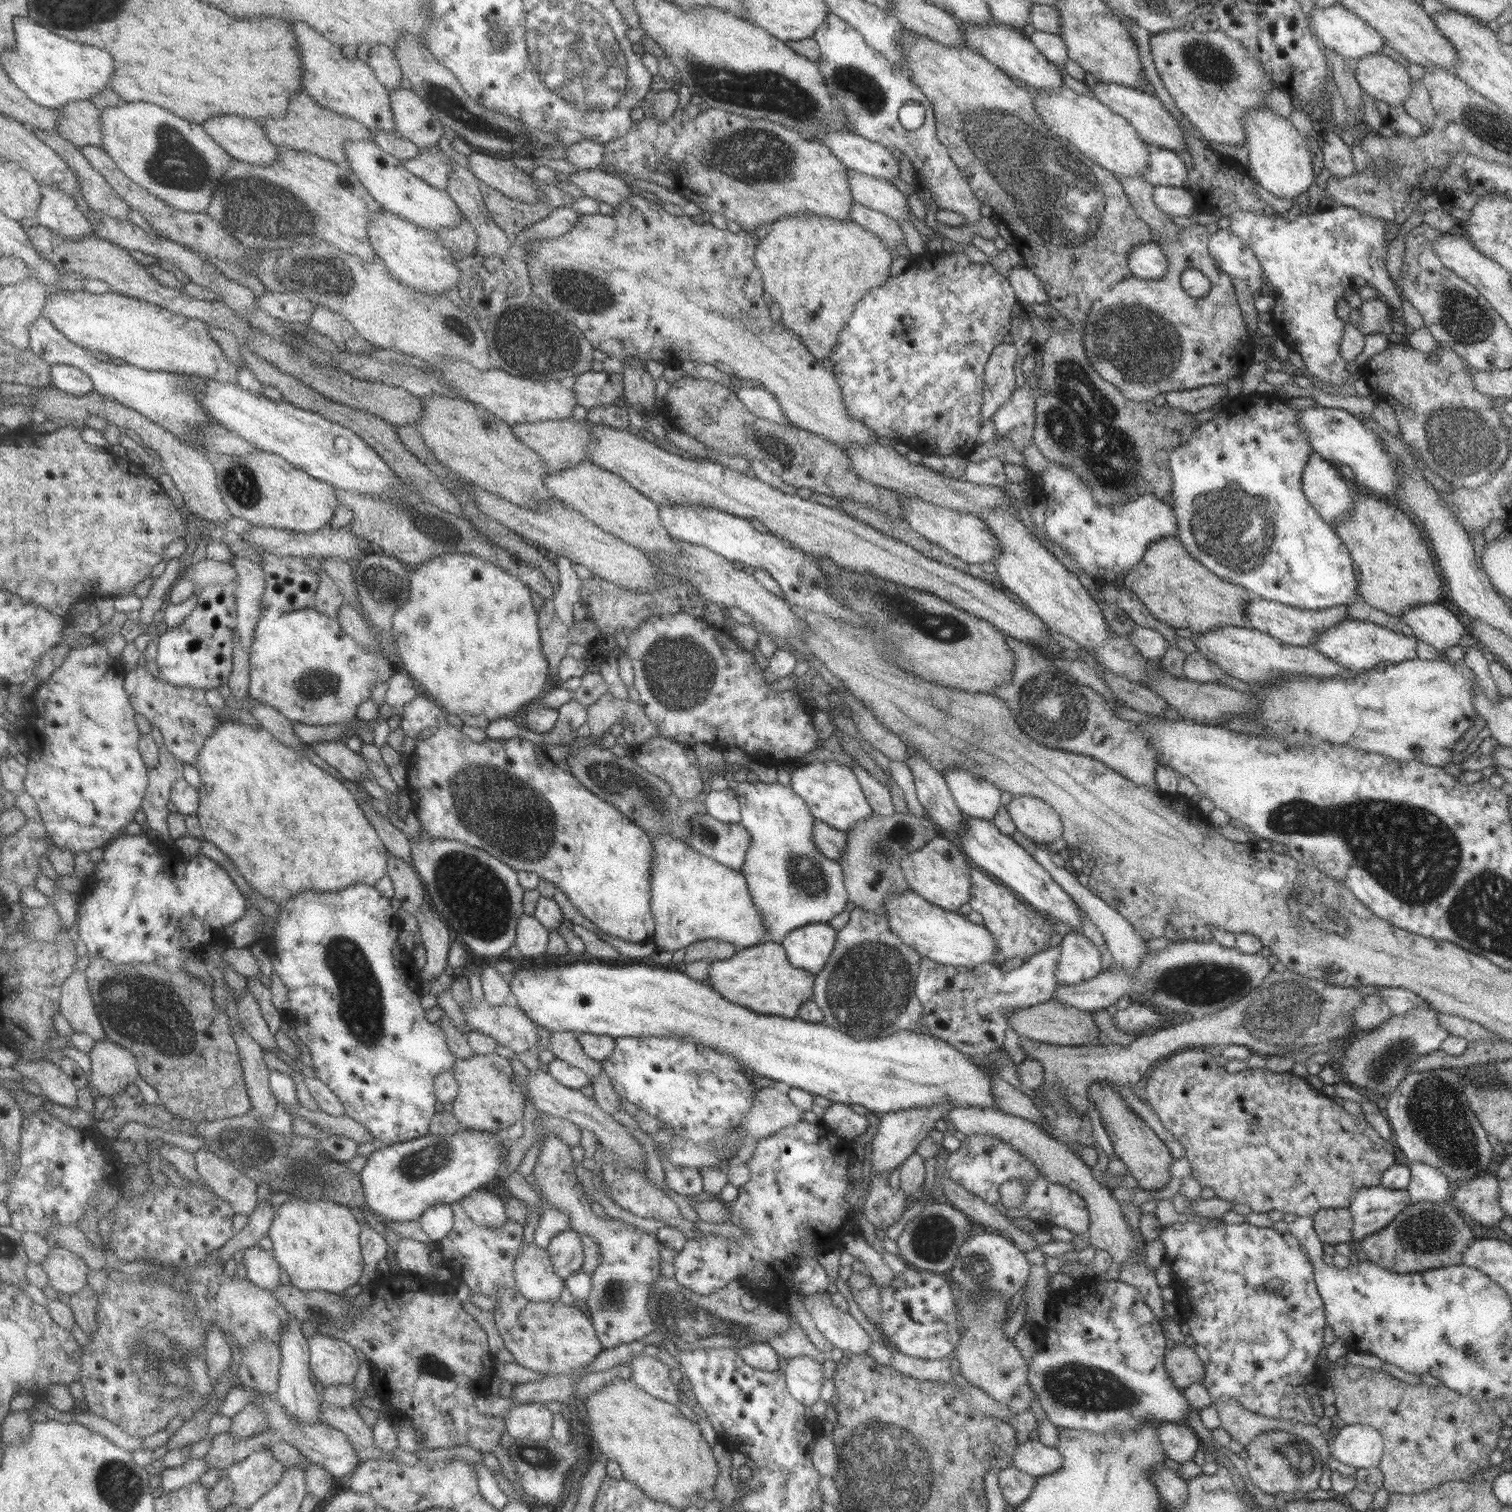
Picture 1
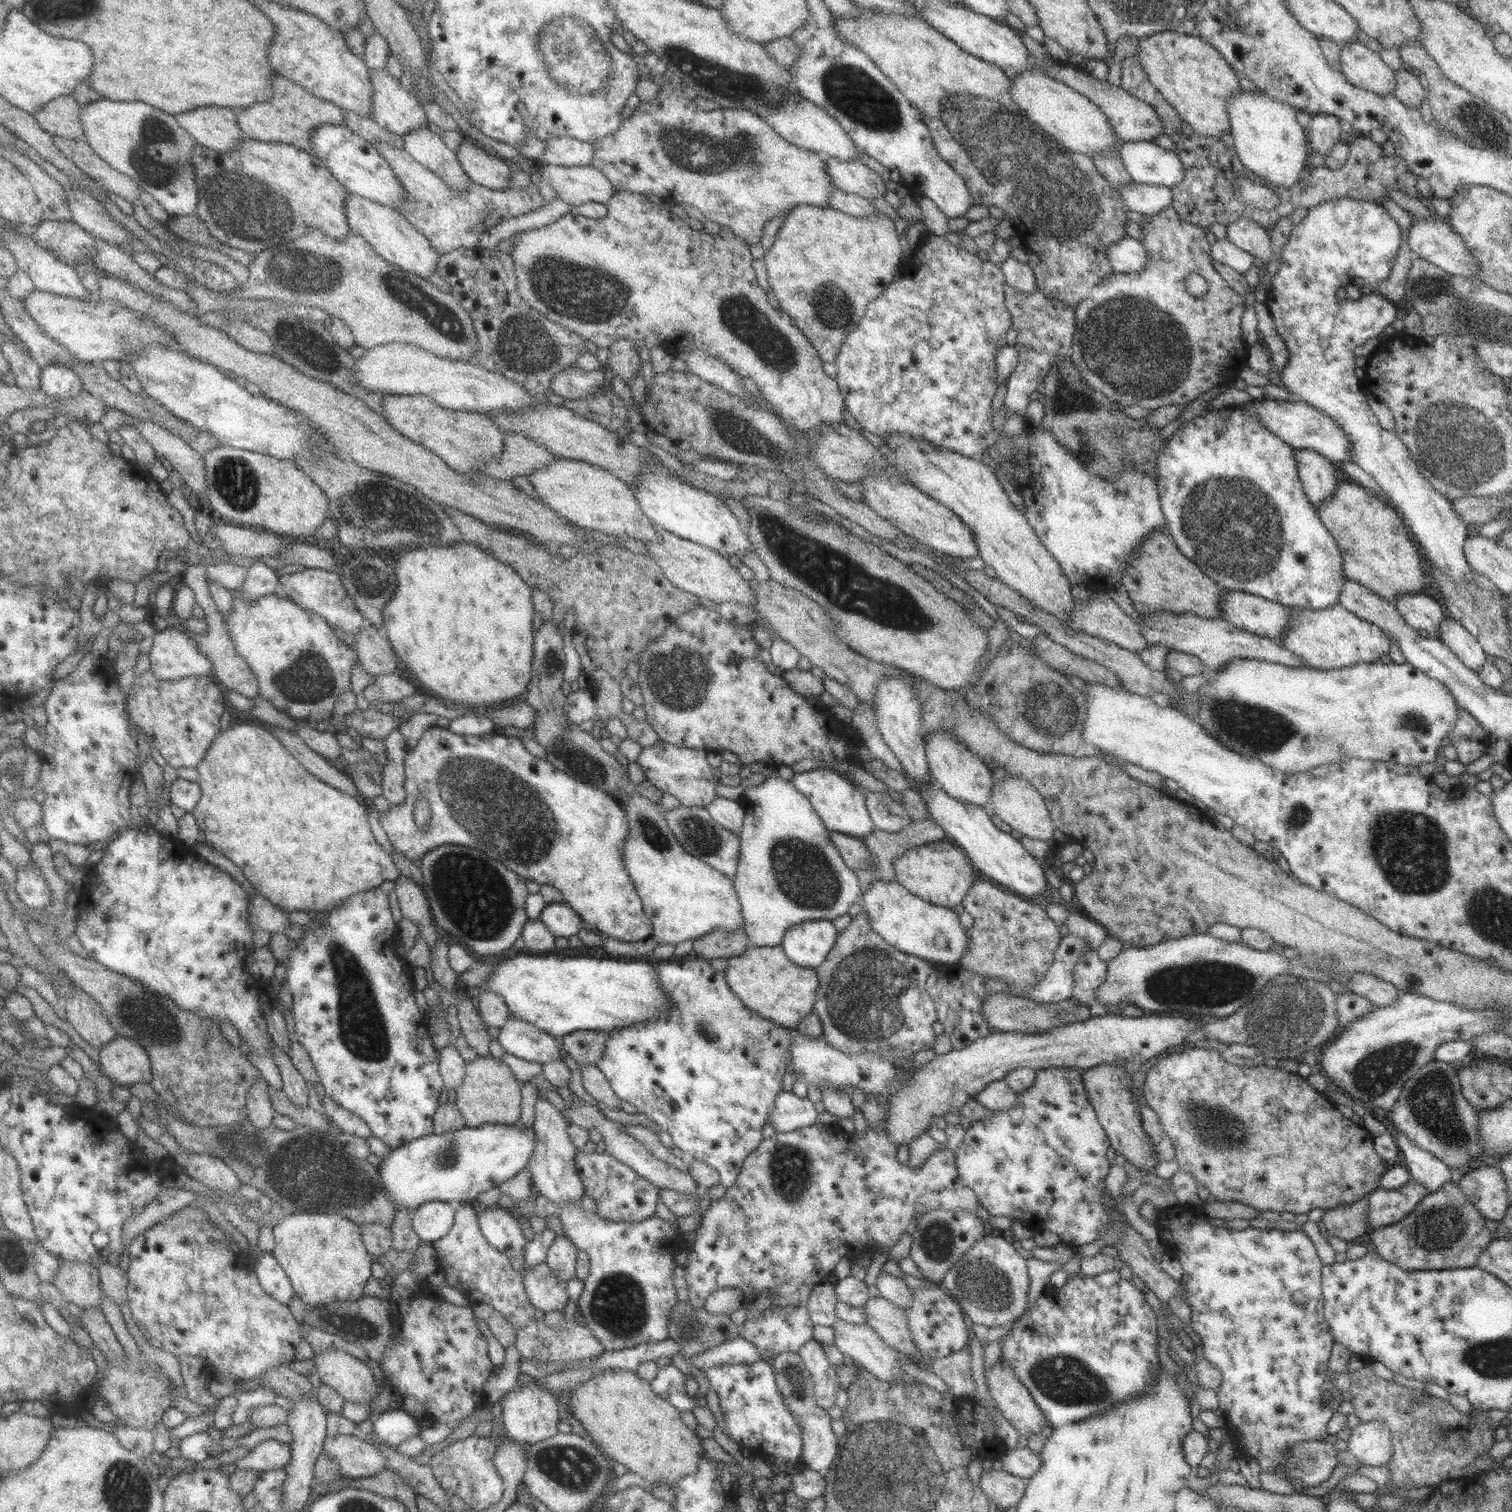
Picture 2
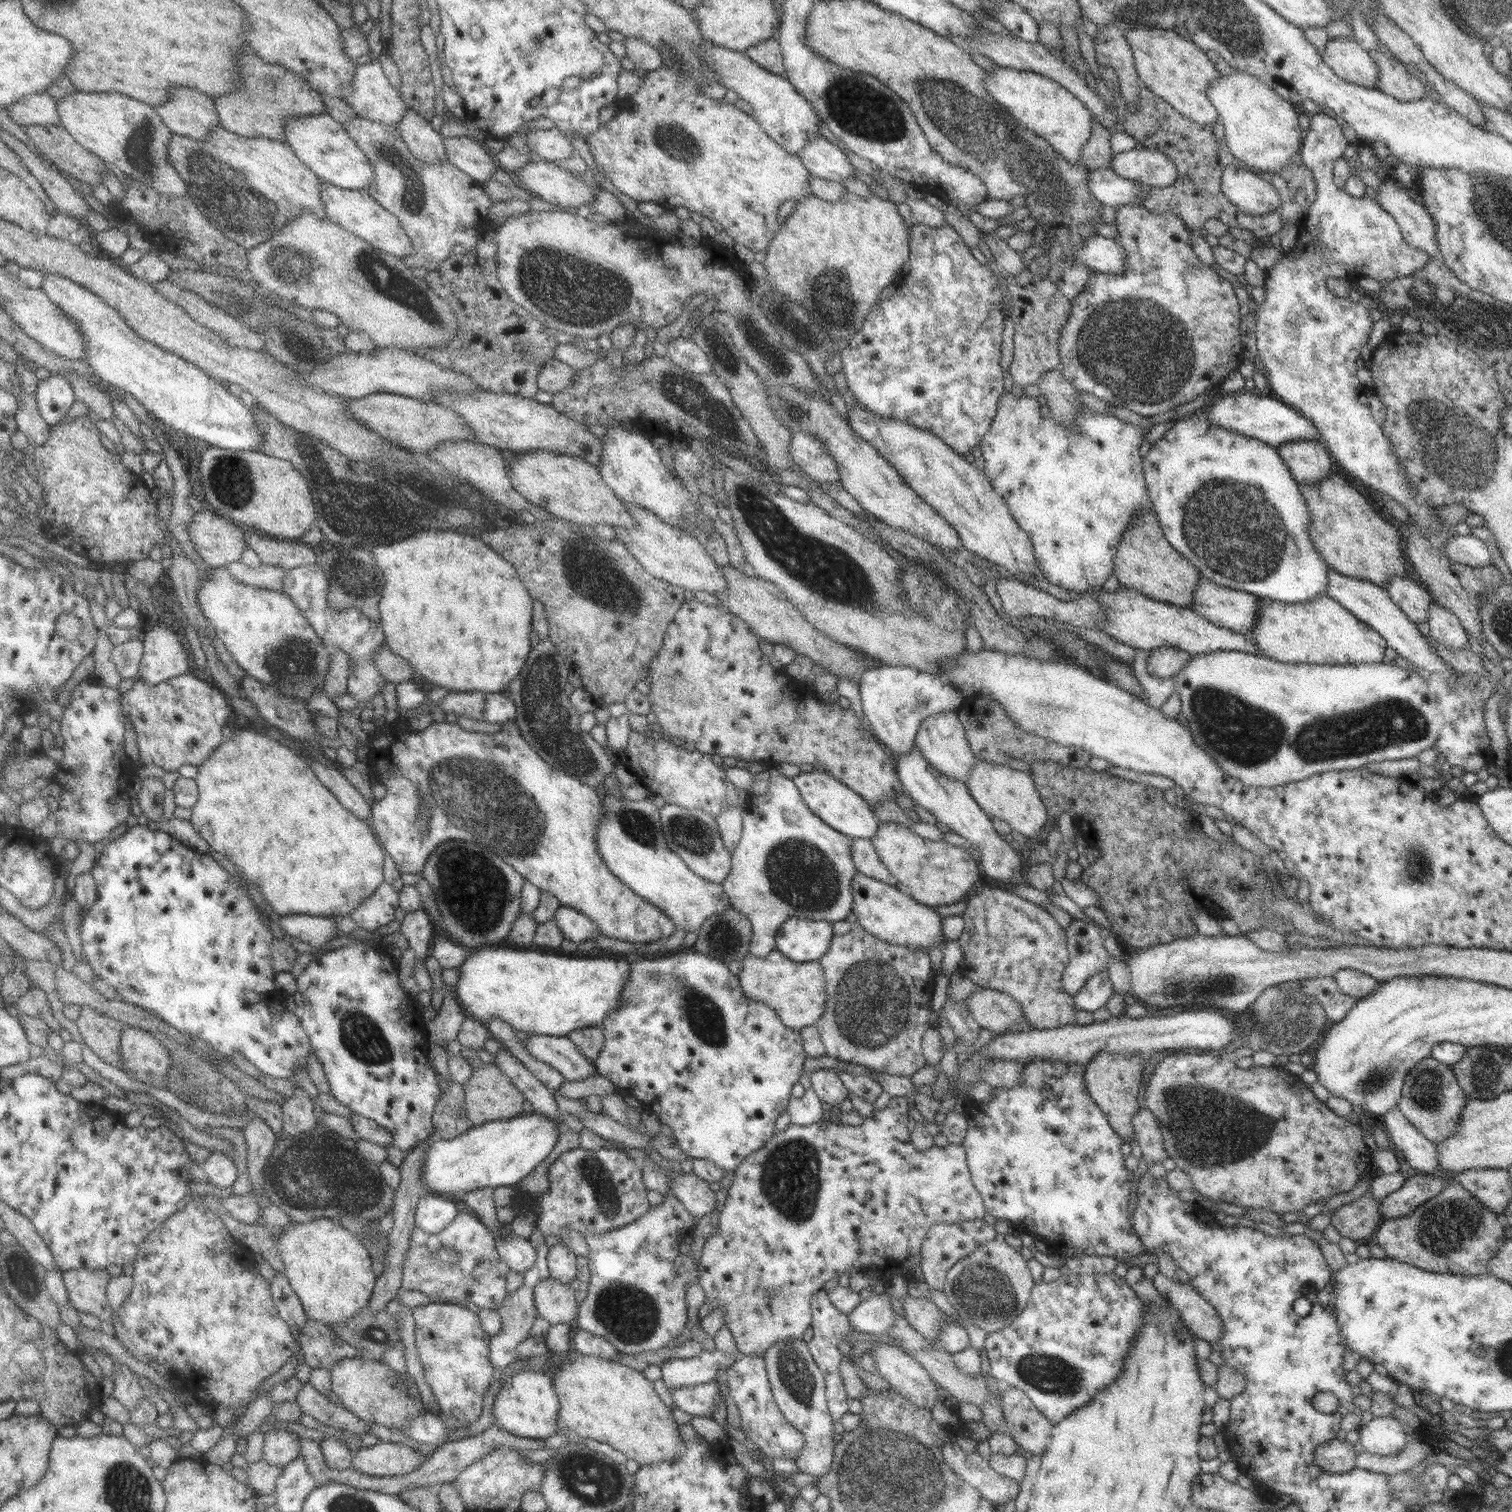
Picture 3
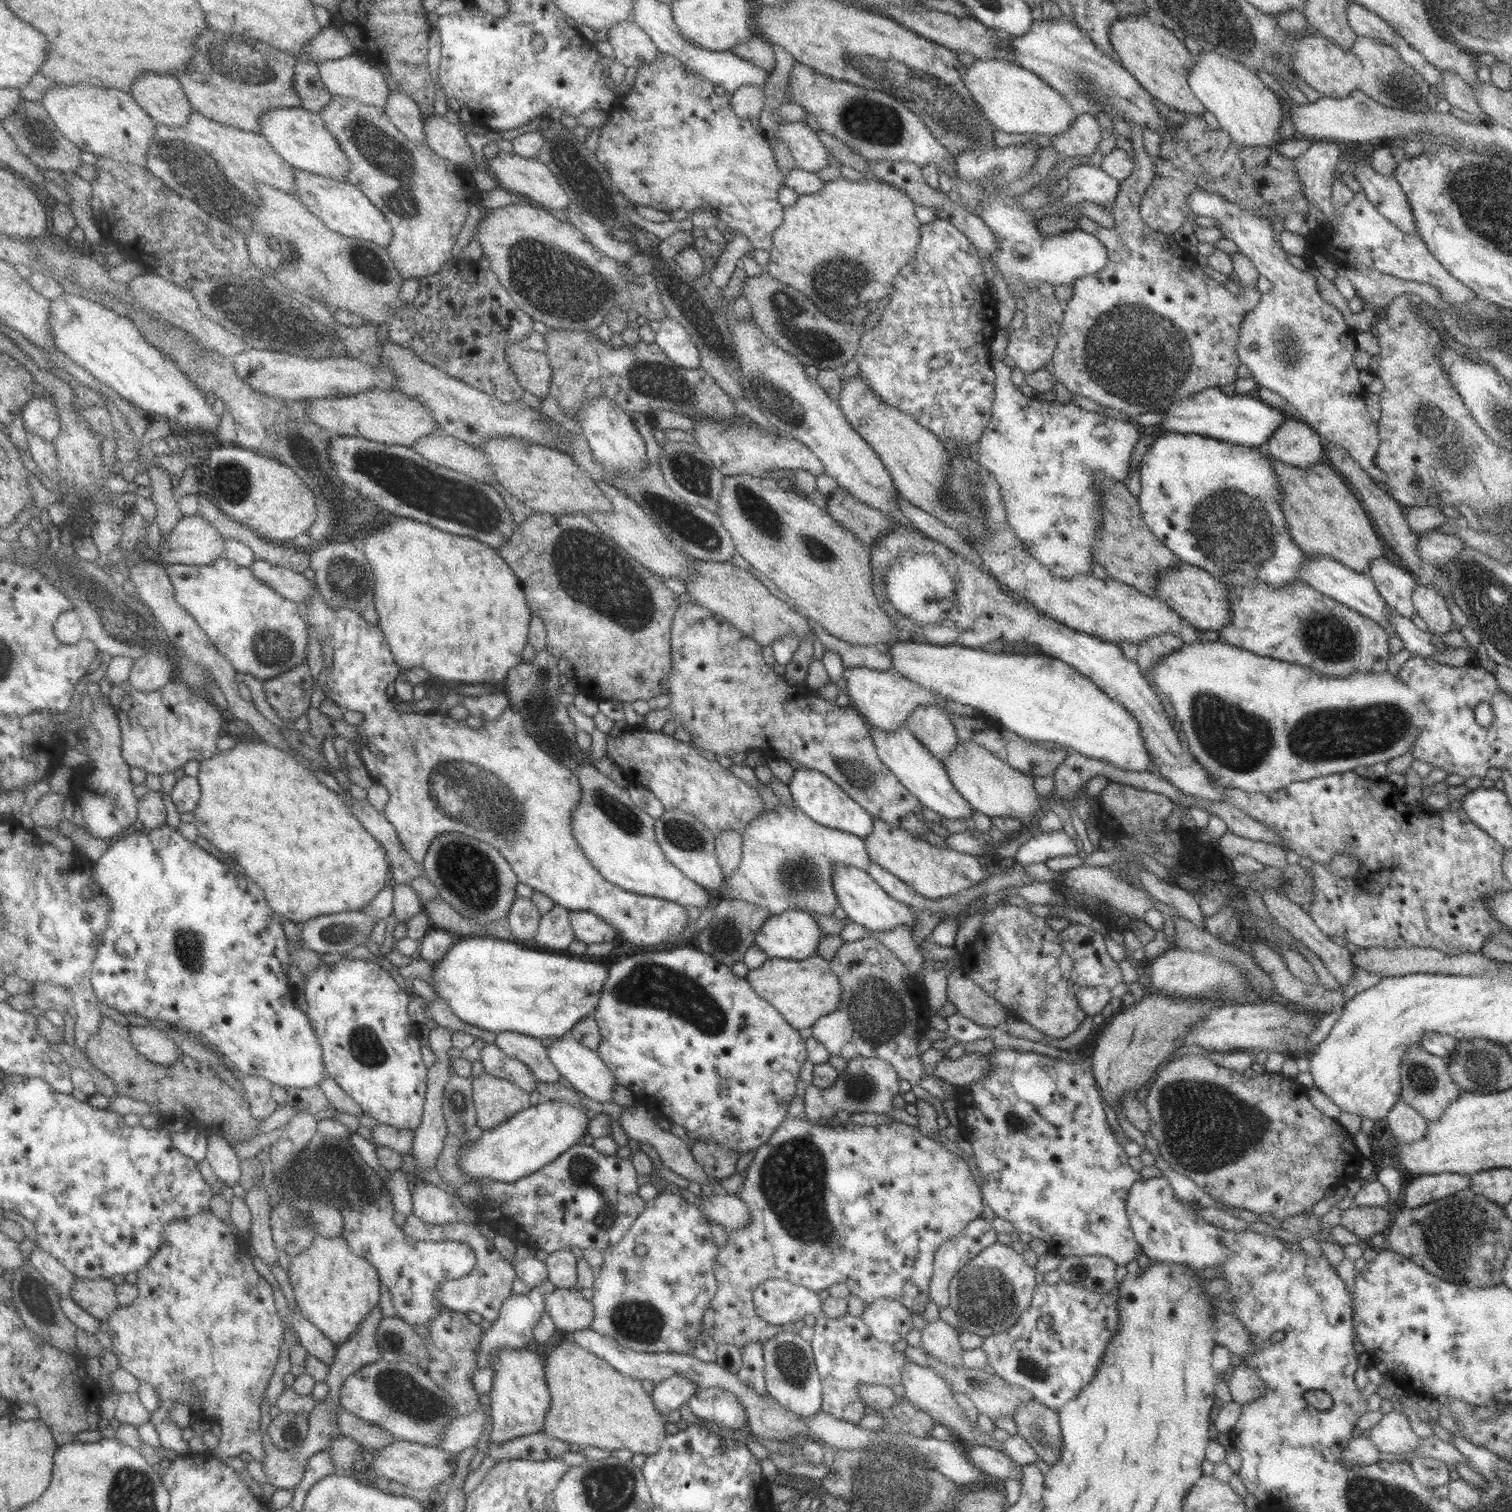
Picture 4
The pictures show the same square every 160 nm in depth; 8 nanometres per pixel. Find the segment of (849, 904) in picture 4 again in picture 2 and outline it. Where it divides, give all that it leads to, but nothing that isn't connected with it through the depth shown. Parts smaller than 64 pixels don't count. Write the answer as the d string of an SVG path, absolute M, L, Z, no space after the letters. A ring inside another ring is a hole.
M896 880L870 883L869 889L861 893L859 902L872 928L888 944L902 952L944 965L958 963L965 953L969 938L967 938L967 929L960 924L956 911L950 907L938 906L922 900ZM936 938L946 940L944 948L936 944L934 941Z

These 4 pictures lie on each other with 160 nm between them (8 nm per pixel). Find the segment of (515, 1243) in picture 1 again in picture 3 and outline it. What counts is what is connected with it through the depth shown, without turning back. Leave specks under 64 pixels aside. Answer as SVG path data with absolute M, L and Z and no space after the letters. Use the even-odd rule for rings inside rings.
M460 1214L455 1222L452 1222L446 1230L438 1234L432 1234L422 1230L419 1226L412 1236L412 1248L410 1250L408 1261L405 1267L405 1279L403 1286L409 1290L419 1290L426 1294L432 1302L450 1303L456 1302L459 1305L474 1302L481 1309L500 1310L505 1300L510 1296L508 1290L508 1274L510 1274L511 1266L501 1256L501 1252L497 1246L497 1235L492 1231L476 1214ZM438 1250L454 1250L462 1254L462 1261L456 1266L448 1266L443 1264L436 1254Z

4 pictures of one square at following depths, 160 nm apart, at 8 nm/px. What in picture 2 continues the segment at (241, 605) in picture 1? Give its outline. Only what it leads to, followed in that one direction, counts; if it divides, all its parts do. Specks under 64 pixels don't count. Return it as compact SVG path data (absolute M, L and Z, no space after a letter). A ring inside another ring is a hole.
M260 558L249 568L246 584L238 589L249 601L260 600L263 596L281 593L281 577L276 569L262 562Z

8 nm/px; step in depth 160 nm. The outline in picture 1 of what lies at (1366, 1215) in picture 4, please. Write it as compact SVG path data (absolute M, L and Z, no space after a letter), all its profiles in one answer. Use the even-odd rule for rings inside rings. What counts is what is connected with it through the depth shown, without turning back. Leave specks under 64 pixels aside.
M1348 1207L1321 1209L1313 1219L1316 1236L1323 1244L1352 1243L1354 1220Z

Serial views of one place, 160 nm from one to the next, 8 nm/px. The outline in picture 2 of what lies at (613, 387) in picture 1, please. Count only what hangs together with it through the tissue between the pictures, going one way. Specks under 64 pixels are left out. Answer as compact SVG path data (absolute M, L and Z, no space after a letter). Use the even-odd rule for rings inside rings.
M570 366L557 374L548 392L572 400L587 397L604 386L609 386L609 371L603 368L584 371L576 366Z

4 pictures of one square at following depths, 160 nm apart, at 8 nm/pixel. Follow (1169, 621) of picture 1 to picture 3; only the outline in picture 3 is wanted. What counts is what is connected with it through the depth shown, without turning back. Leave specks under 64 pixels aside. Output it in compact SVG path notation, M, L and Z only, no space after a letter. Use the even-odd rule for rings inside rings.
M1138 511L1130 526L1123 530L1119 538L1117 552L1113 558L1114 574L1121 585L1145 594L1148 598L1190 607L1193 605L1193 592L1198 584L1199 570L1183 557L1166 540L1154 511Z

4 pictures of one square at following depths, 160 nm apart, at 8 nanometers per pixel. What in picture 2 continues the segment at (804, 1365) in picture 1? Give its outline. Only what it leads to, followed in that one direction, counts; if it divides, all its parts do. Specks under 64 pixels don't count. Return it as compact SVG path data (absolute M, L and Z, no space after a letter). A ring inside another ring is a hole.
M813 1338L800 1347L798 1354L814 1379L817 1403L829 1410L835 1405L840 1380L836 1375L835 1367L829 1363L824 1345Z

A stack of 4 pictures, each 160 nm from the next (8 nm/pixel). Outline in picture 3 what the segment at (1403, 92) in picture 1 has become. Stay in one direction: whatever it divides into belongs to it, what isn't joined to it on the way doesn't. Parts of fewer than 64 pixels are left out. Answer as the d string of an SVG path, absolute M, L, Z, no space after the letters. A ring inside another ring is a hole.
M1353 35L1330 39L1319 55L1342 80L1366 88L1376 88L1379 81L1378 67Z

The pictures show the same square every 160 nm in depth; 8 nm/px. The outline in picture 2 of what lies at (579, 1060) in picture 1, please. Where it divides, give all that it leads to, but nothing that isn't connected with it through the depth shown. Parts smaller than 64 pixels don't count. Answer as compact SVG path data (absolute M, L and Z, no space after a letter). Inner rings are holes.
M581 1064L580 1070L586 1092L597 1102L602 1102L610 1109L618 1109L621 1098L612 1090L604 1073L595 1064Z

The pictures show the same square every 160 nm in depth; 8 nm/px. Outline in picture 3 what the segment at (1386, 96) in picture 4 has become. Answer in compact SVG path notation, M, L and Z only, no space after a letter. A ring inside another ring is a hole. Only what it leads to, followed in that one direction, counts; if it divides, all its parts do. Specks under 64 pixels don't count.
M1372 49L1369 55L1379 70L1376 88L1400 102L1412 102L1426 96L1425 85L1410 72L1402 61L1389 55L1386 50Z

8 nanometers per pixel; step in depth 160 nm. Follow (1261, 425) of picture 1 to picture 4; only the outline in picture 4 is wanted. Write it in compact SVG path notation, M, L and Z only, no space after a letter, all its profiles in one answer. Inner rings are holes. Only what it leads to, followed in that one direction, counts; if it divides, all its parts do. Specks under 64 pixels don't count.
M1169 432L1154 438L1149 445L1146 454L1143 456L1141 464L1141 496L1140 510L1146 526L1158 537L1176 557L1185 563L1199 566L1214 575L1220 582L1228 585L1242 586L1252 581L1266 582L1267 585L1275 587L1284 586L1286 583L1299 578L1299 568L1307 559L1306 553L1292 540L1290 530L1287 528L1285 516L1279 507L1282 491L1280 491L1270 454L1261 447L1244 446L1243 444L1232 444L1223 440L1216 440L1201 434L1180 434L1179 432Z

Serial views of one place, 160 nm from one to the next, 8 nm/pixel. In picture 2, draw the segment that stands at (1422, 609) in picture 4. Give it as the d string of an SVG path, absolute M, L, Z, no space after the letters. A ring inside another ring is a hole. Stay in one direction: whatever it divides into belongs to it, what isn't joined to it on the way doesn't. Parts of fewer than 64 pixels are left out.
M1446 617L1439 624L1438 638L1472 670L1477 672L1486 662L1486 653L1480 643L1456 619Z

